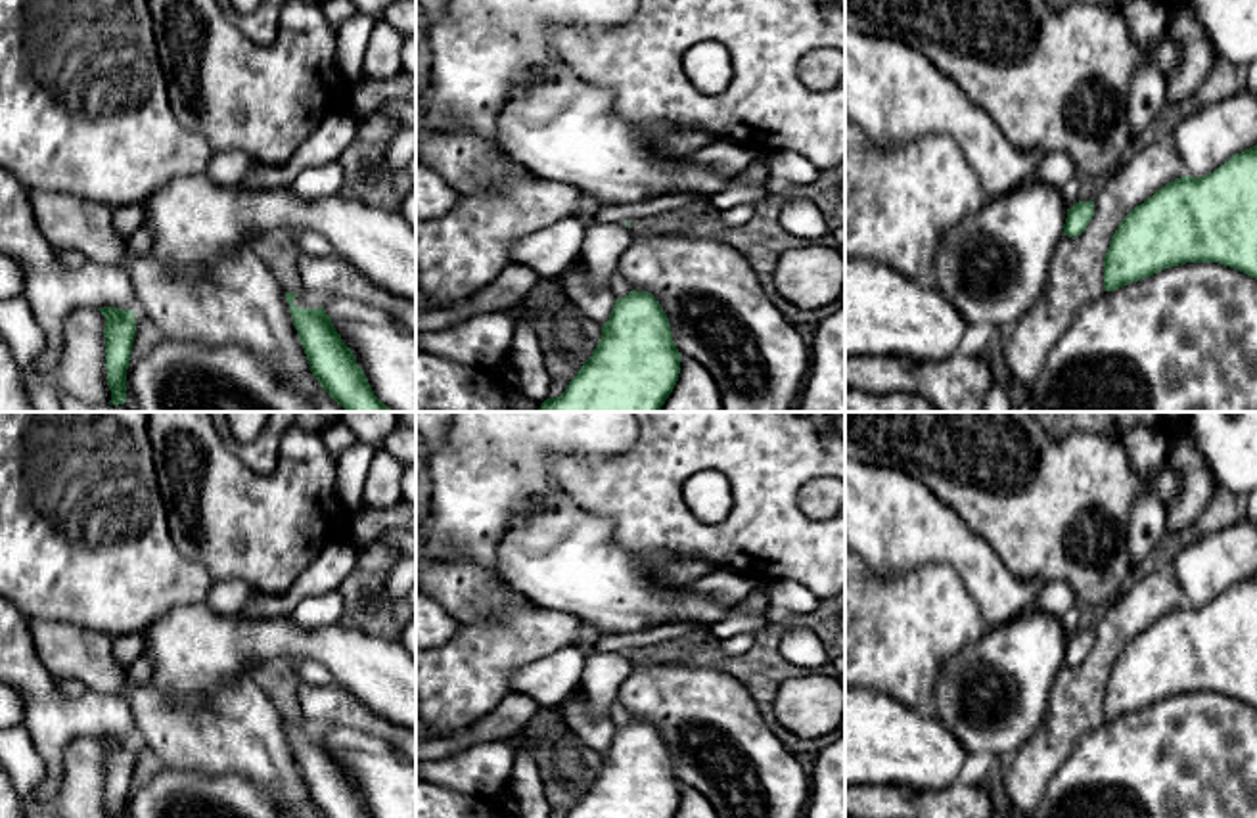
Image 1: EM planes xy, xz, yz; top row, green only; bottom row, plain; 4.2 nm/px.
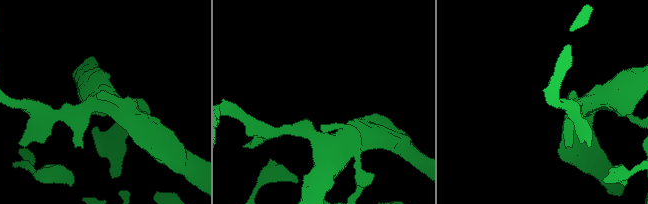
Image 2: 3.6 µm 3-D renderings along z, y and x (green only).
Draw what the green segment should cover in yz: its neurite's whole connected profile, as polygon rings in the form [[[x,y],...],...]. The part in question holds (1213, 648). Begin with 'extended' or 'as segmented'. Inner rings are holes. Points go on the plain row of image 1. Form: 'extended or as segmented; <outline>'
as segmented; [[[1257,575],[1136,634],[1111,665],[1104,718],[1186,692],[1219,692],[1257,709]]]

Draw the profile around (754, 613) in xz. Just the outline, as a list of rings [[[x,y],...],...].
[[[761,588],[753,590],[724,621],[707,626],[720,642],[738,634],[757,634],[770,623],[770,598]]]

